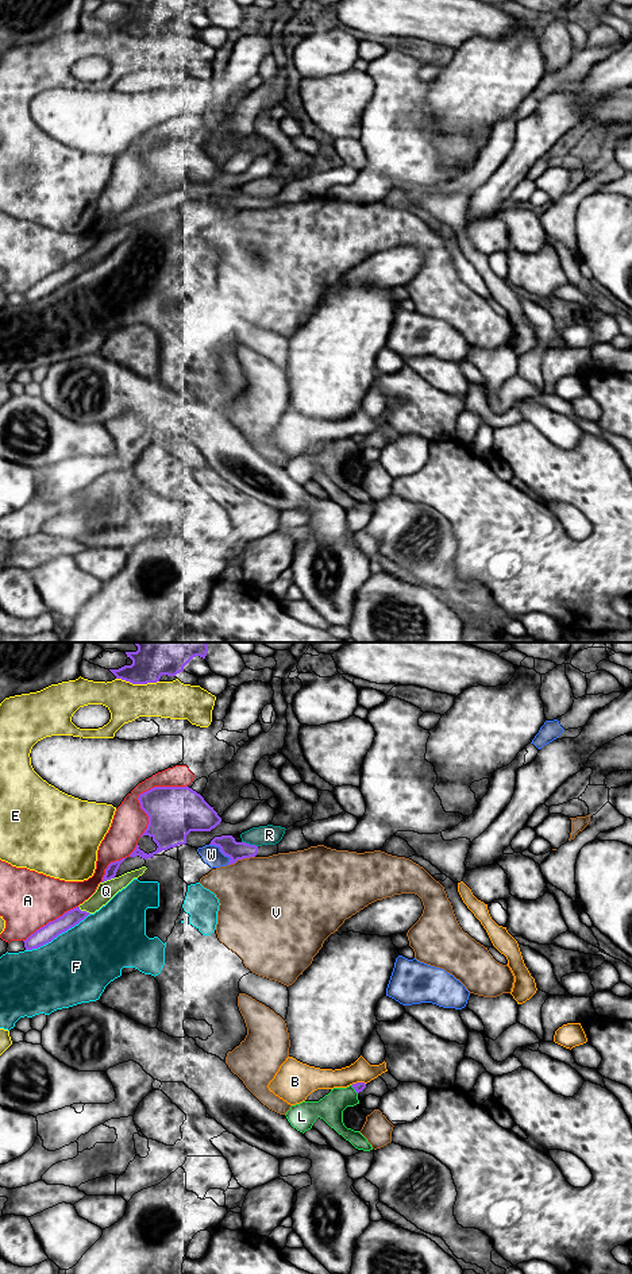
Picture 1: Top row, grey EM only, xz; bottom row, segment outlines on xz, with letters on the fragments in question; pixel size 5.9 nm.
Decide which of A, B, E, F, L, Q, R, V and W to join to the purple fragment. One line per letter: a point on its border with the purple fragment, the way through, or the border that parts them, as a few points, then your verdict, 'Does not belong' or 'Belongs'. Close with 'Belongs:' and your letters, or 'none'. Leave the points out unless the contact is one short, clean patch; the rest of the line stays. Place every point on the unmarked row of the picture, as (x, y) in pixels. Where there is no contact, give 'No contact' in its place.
A: Touches purple at xz (143, 145). Does not belong
B: Touches purple at xz (358, 435). Does not belong
E: Touches purple at xz (138, 35). Does not belong
F: Touches purple at xz (58, 286). Does not belong
L: Touches purple at xz (354, 440). Boundary: xz (350, 437), (357, 446). Does not belong
Q: Touches purple at xz (108, 231). Does not belong
R: Touches purple at xz (250, 197). Boundary: xz (242, 193), (257, 199). Does not belong
V: Touches purple at xz (241, 211). Does not belong
W: Touches purple at xz (222, 204). Boundary: xz (209, 196), (216, 197), (230, 211), (228, 216). Does not belong
Belongs: none

